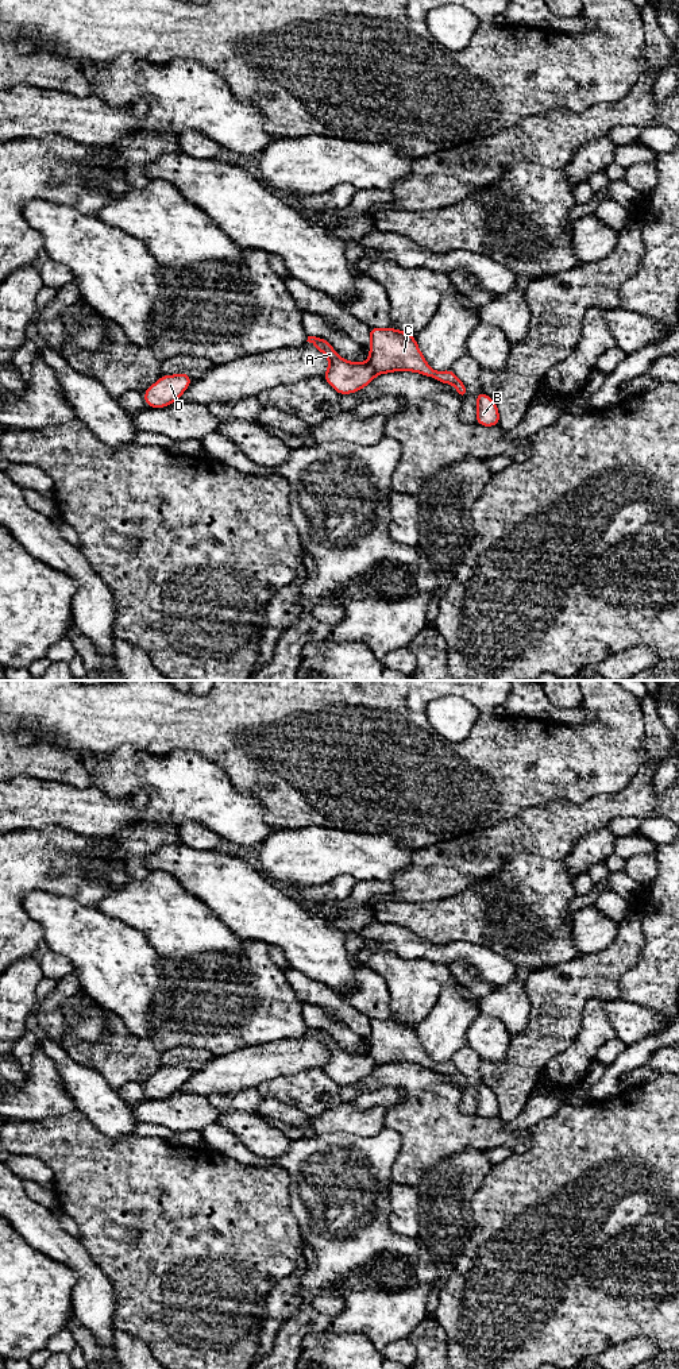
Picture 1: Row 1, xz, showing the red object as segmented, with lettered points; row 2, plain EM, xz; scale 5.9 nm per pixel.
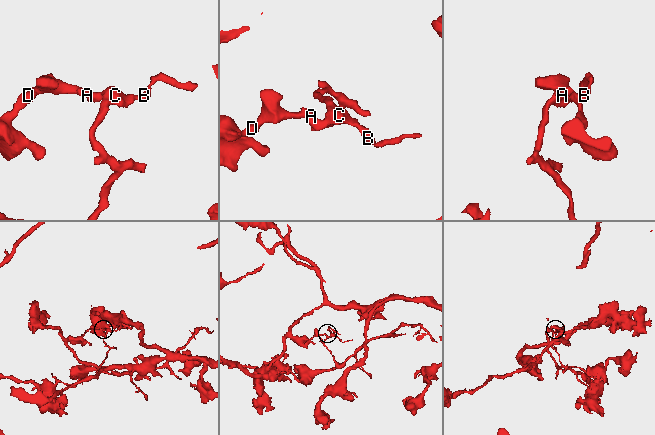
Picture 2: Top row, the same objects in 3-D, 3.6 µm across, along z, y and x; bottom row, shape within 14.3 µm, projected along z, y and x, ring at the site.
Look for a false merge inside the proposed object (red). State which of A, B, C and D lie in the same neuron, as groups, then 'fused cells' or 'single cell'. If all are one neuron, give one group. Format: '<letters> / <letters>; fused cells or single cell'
A D / B C; fused cells

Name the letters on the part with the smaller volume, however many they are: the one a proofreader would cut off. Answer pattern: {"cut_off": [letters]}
{"cut_off": ["B", "C"]}

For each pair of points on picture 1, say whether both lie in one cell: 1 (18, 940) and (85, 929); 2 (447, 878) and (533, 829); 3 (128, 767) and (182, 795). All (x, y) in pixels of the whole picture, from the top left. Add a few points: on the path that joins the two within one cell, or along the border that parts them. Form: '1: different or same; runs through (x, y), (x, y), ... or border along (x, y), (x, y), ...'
1: different; border along (24, 910), (42, 928), (43, 938)
2: same; runs through (469, 860), (475, 859), (483, 851), (512, 836)
3: same; runs through (142, 771), (169, 782)

